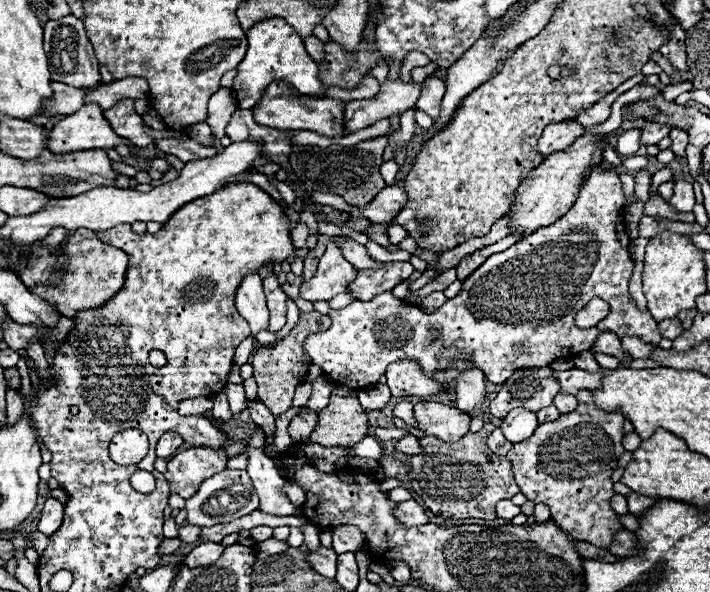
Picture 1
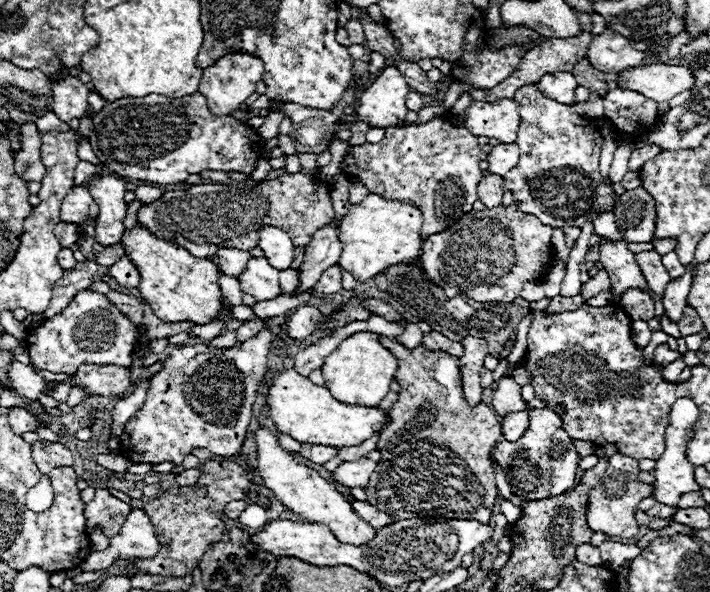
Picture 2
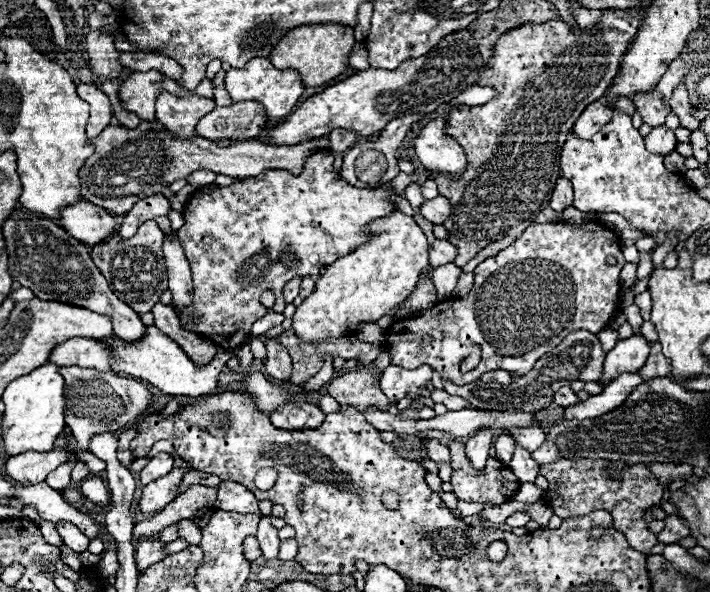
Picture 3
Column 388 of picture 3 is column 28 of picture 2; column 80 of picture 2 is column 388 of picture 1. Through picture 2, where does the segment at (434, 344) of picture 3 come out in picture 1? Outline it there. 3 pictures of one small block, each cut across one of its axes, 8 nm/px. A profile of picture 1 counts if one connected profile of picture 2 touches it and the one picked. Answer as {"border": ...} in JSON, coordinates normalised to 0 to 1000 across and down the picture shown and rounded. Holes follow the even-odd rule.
{"border":[[[834,280],[831,294],[817,314],[814,334],[808,348],[777,382],[761,385],[758,395],[749,395],[746,402],[738,402],[718,416],[710,426],[693,429],[662,470],[654,473],[648,500],[631,507],[623,520],[617,520],[611,530],[600,530],[586,517],[575,517],[566,507],[555,503],[552,493],[532,497],[524,503],[524,510],[499,507],[487,520],[468,524],[462,534],[468,537],[468,551],[459,561],[439,564],[428,584],[439,608],[439,615],[451,618],[456,632],[462,632],[470,645],[482,652],[496,655],[513,655],[518,649],[530,649],[532,639],[544,628],[544,618],[569,608],[569,605],[586,605],[597,625],[597,632],[611,635],[614,625],[625,625],[628,618],[637,618],[642,608],[662,608],[682,628],[685,642],[693,649],[713,645],[727,625],[732,622],[763,622],[772,618],[783,605],[806,605],[814,595],[831,591],[839,578],[839,571],[848,561],[862,561],[873,574],[879,568],[896,568],[910,581],[927,584],[932,568],[924,557],[924,541],[915,527],[904,527],[896,517],[896,507],[885,493],[885,480],[893,459],[893,443],[887,436],[887,402],[879,389],[879,372],[873,368],[876,351],[882,351],[890,341],[913,341],[915,314],[918,314],[918,294],[907,284],[894,296],[893,331],[890,338],[882,338],[876,307],[865,287],[851,287],[848,280]],[[797,412],[797,416],[783,416]],[[724,497],[727,500],[724,507]],[[837,503],[848,503],[859,514],[859,527],[851,541],[845,541],[837,554],[814,554],[808,547],[808,534]],[[614,554],[617,568],[608,571],[606,557]],[[738,578],[738,595],[725,598],[721,595],[727,581]]]}

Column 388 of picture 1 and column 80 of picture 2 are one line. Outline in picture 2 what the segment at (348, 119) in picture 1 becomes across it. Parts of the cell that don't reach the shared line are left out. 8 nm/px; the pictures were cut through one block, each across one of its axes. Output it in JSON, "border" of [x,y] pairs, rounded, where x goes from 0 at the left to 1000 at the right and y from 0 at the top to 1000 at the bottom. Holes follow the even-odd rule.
{"border":[[[93,128],[87,135],[82,135],[79,142],[73,142],[73,155],[76,155],[76,193],[87,203],[104,203],[104,199],[115,199],[121,182],[124,182],[124,159],[127,152],[104,128]]]}

